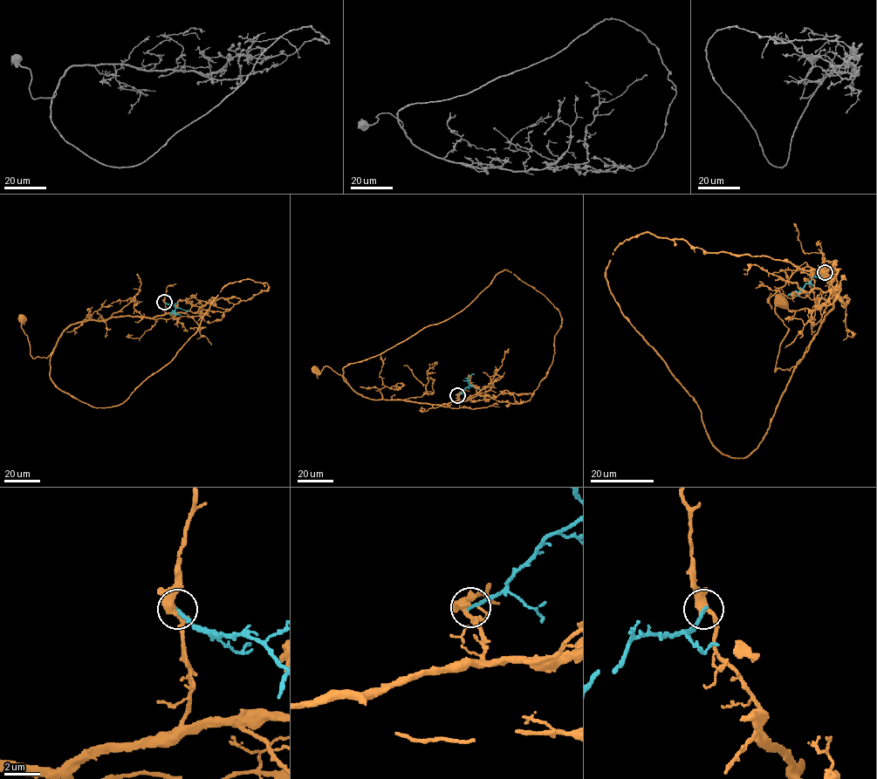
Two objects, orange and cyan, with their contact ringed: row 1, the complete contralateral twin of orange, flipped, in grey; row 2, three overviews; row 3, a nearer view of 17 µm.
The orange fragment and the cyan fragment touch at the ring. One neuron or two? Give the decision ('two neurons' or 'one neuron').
two neurons

